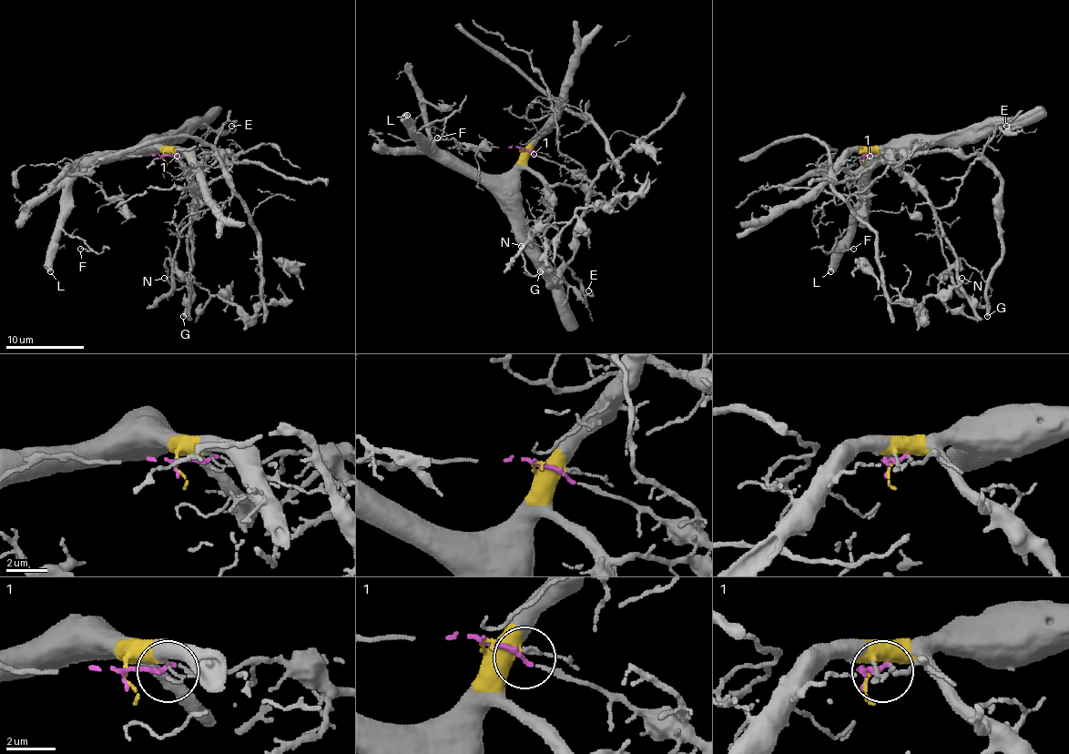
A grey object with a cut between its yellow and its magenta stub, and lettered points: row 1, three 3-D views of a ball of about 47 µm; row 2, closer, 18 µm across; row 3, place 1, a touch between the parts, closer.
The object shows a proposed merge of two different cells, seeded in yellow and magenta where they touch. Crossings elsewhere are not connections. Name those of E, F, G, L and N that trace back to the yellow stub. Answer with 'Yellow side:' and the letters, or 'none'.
Yellow side: F, L, N

